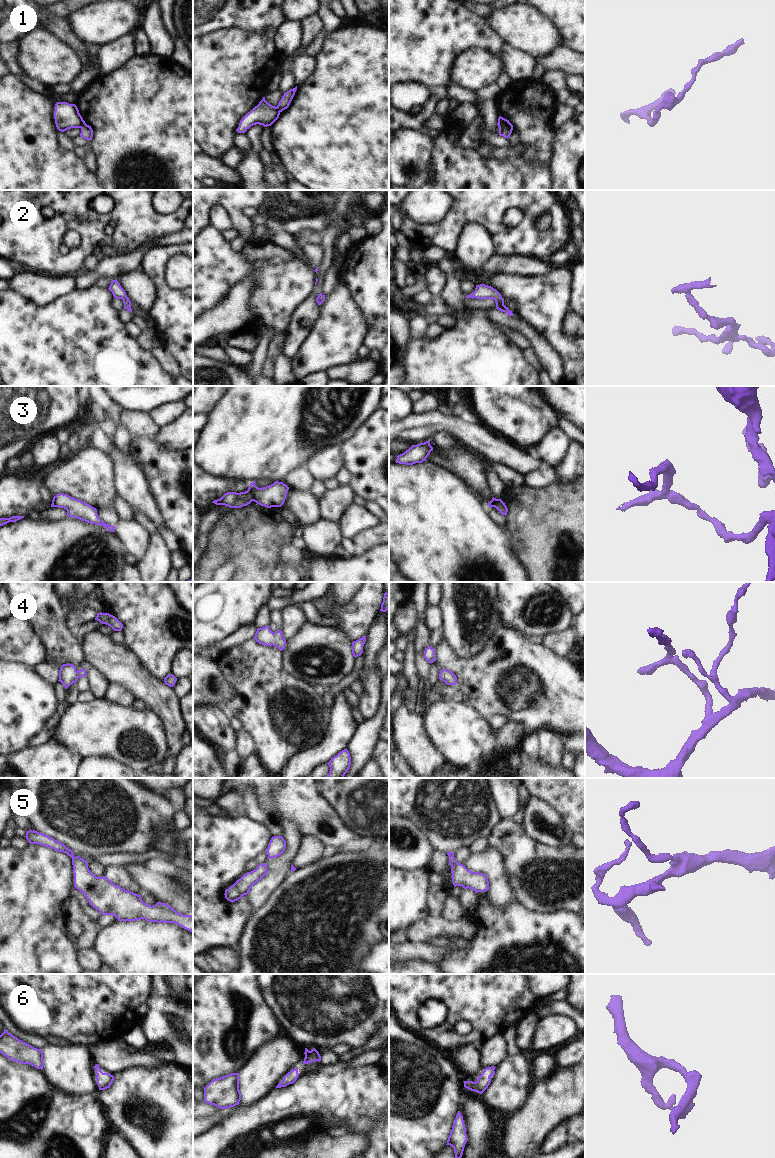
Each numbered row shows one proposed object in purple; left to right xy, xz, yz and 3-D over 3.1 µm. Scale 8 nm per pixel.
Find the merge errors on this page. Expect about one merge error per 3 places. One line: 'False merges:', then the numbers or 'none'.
False merges: 1, 3

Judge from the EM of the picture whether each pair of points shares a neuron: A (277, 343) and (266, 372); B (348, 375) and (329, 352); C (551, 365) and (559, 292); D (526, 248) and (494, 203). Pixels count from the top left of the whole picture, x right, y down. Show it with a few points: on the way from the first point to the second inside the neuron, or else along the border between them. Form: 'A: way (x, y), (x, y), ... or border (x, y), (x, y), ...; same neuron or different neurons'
A: way (273, 350), (269, 357), (268, 365); same neuron
B: border (358, 358), (347, 364), (332, 366), (325, 371); different neurons
C: border (536, 331), (557, 352), (564, 368); different neurons
D: way (513, 240), (494, 223), (494, 216); same neuron

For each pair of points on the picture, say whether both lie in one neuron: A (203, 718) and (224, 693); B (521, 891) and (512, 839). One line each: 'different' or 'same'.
A: different
B: same

